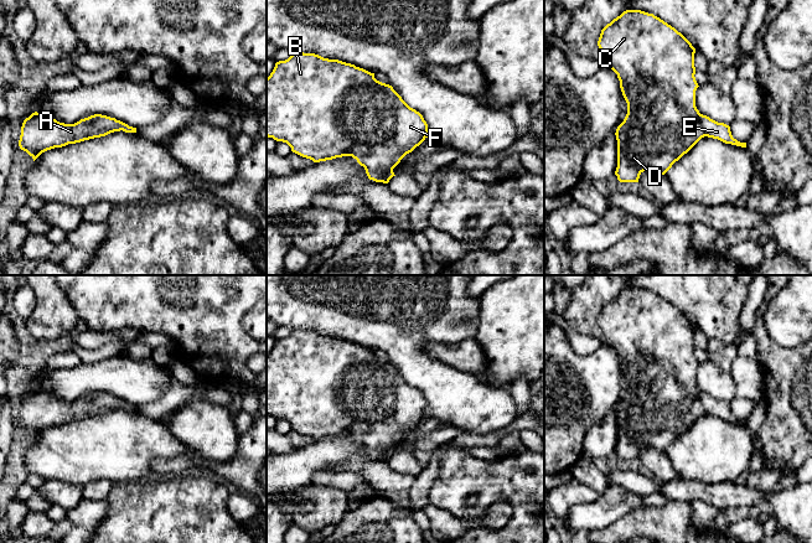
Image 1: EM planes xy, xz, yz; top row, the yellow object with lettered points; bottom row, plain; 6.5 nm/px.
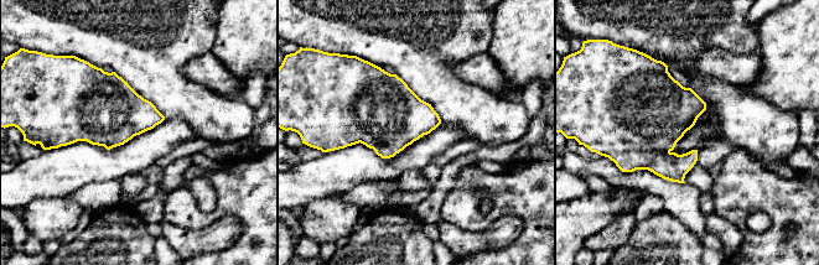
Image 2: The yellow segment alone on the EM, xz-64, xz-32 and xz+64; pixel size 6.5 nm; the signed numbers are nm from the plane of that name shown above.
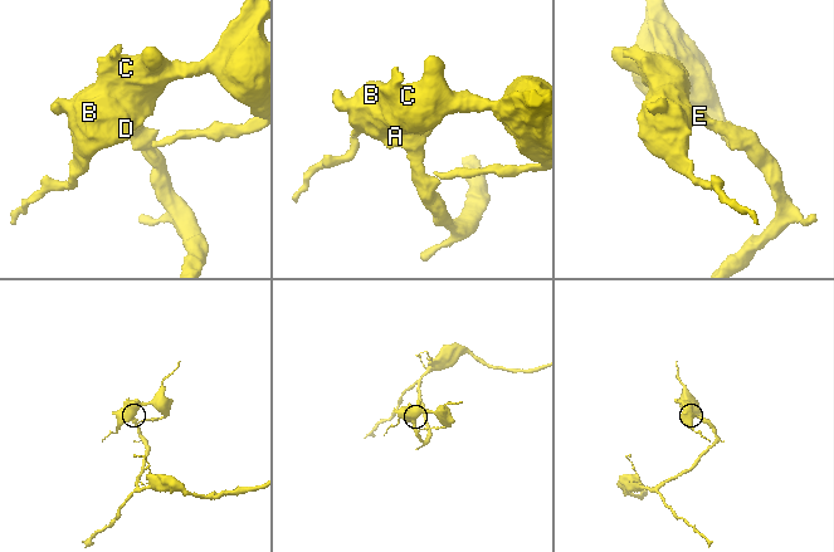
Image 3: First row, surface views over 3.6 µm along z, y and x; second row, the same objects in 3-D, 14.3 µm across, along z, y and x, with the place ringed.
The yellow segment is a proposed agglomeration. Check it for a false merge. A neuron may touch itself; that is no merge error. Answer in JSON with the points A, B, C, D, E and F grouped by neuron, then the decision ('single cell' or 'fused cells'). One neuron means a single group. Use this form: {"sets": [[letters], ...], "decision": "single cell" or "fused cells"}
{"sets": [["A", "B", "C", "D", "E", "F"]], "decision": "single cell"}

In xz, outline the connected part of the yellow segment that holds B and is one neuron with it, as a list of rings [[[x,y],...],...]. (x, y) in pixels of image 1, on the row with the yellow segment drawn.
[[[296,52],[288,60],[276,62],[273,72],[267,78],[267,136],[273,138],[276,141],[286,143],[291,148],[293,152],[310,159],[314,162],[342,156],[352,156],[361,166],[364,167],[369,180],[388,183],[389,180],[395,176],[393,169],[400,162],[400,160],[428,138],[428,124],[423,115],[410,108],[392,86],[377,81],[374,78],[374,73],[338,60],[324,58],[315,53]]]

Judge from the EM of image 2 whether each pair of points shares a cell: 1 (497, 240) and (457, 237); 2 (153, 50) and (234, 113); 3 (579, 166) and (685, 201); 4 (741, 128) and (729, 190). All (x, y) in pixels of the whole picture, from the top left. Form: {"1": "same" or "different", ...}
{"1": "same", "2": "same", "3": "same", "4": "different"}

